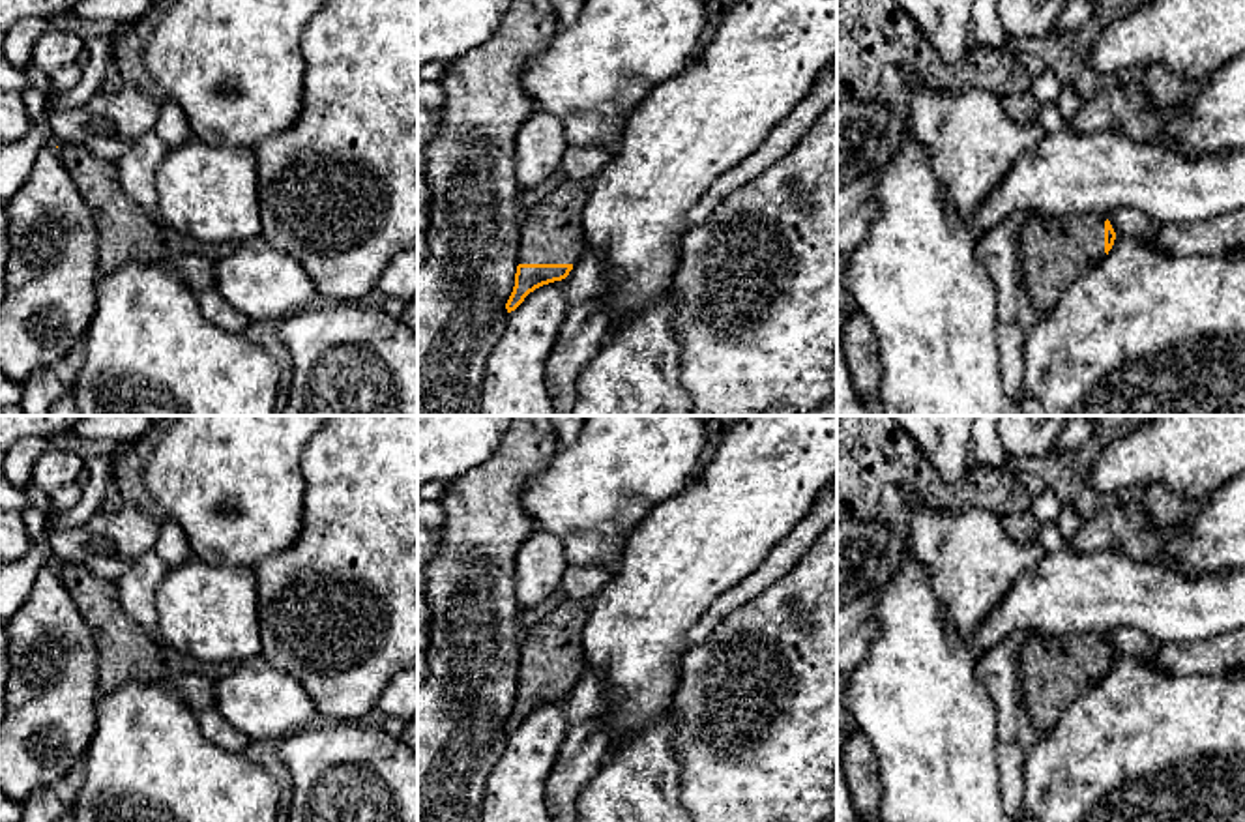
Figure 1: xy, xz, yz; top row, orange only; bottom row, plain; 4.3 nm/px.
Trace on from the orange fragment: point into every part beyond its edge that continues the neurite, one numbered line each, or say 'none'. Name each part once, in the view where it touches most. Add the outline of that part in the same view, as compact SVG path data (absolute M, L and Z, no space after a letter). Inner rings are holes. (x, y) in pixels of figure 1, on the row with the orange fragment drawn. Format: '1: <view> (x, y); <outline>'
1: xz (551, 233); M560 180L539 204L520 213L519 264L577 264L588 253L582 208L592 182Z

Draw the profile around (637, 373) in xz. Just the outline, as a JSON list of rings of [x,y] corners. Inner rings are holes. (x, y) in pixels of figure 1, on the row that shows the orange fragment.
[[[674,279],[652,307],[614,328],[577,380],[569,416],[693,416],[680,382],[680,341],[674,328]]]

